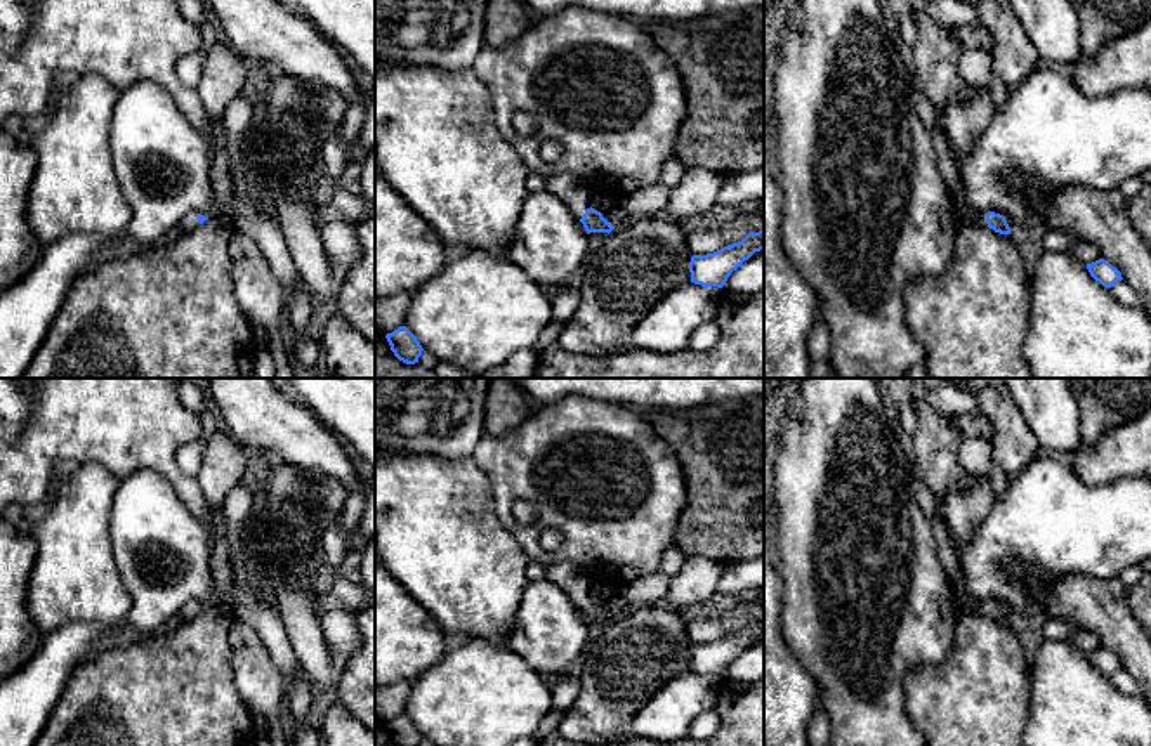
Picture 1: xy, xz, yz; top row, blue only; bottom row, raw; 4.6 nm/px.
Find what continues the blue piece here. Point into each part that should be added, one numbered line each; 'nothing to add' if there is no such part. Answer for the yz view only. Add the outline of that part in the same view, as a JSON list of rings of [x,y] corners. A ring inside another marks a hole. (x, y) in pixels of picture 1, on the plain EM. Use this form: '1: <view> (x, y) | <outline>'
1: yz (947, 556) | [[[934,493],[934,496],[937,500],[937,510],[931,520],[934,545],[936,545],[937,559],[939,559],[939,562],[944,569],[944,574],[948,578],[948,583],[951,586],[957,609],[960,614],[976,612],[976,614],[988,616],[984,602],[976,602],[969,595],[962,567],[958,566],[958,557],[957,557],[955,550],[951,548],[951,540],[950,540],[950,533],[948,533],[948,526],[946,526],[946,517],[944,517],[946,498],[943,498],[941,494],[936,494],[936,493]]]

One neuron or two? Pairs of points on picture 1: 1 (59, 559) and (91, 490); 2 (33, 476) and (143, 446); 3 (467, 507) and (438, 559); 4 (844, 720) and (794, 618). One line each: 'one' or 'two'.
1: one
2: one
3: one
4: one

